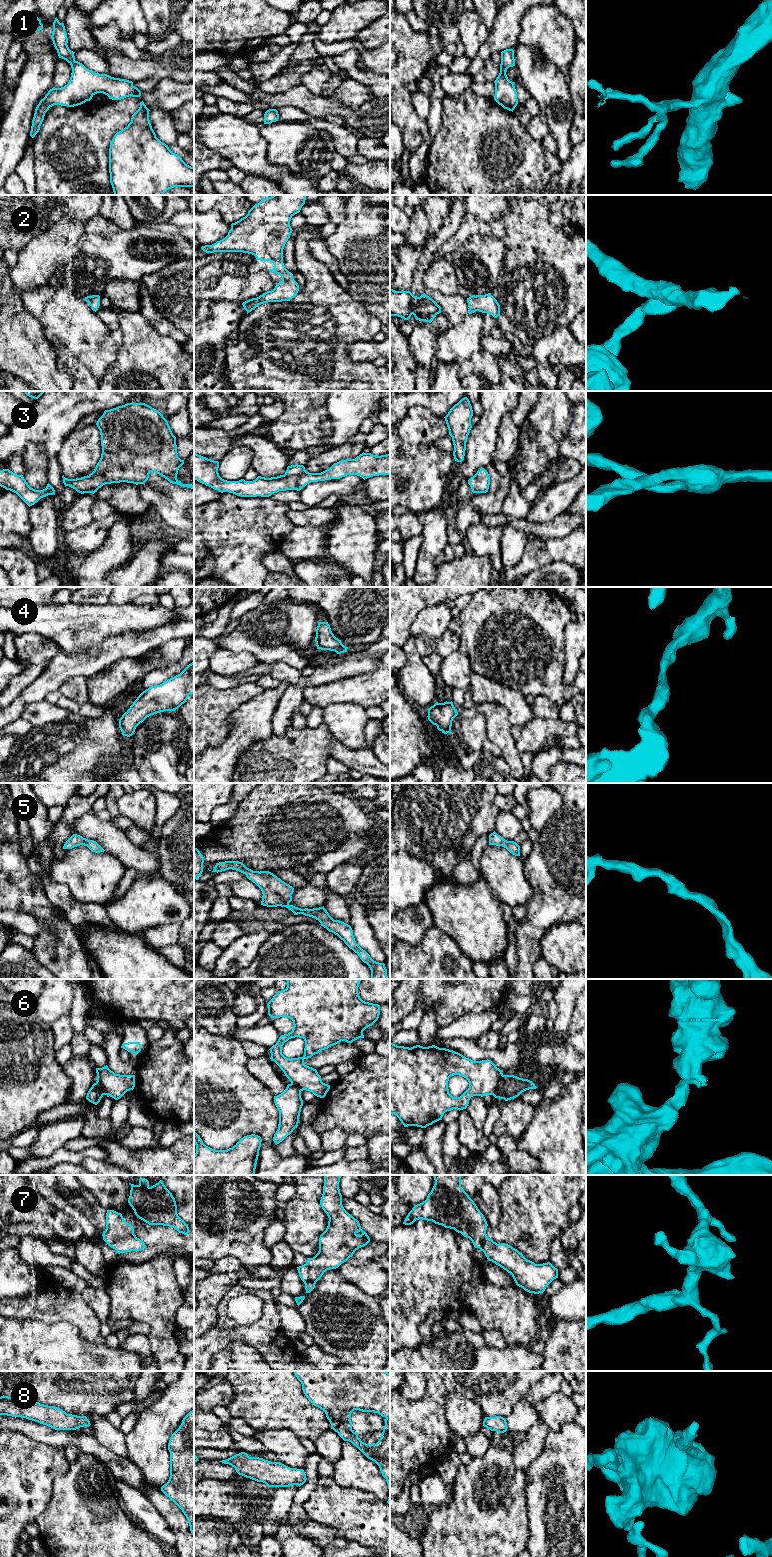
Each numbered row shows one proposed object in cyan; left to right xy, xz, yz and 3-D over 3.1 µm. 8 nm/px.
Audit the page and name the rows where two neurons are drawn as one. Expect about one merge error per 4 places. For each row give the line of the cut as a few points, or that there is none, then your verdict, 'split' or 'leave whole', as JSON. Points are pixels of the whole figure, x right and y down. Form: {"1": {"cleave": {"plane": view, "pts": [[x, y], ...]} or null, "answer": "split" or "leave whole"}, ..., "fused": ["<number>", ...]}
{"1": {"cleave": null, "answer": "leave whole"}, "2": {"cleave": null, "answer": "leave whole"}, "3": {"cleave": null, "answer": "leave whole"}, "4": {"cleave": null, "answer": "leave whole"}, "5": {"cleave": null, "answer": "leave whole"}, "6": {"cleave": {"plane": "yz", "pts": [[504, 1075], [494, 1096]]}, "answer": "split"}, "7": {"cleave": null, "answer": "leave whole"}, "8": {"cleave": null, "answer": "leave whole"}, "fused": ["6"]}

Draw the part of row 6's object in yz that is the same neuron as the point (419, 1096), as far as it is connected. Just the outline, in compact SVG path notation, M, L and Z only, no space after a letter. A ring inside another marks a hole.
M390 1042L390 1114L396 1115L404 1127L426 1128L442 1120L447 1111L466 1109L473 1096L495 1097L503 1076L502 1071L488 1059L473 1061L458 1052L435 1045L409 1048ZM454 1075L462 1076L469 1082L469 1088L460 1097L449 1093L448 1081Z

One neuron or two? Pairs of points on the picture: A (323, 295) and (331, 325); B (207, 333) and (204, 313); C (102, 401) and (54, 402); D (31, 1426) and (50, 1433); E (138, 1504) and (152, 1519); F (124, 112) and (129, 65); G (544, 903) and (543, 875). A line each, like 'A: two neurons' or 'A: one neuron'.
A: one neuron
B: two neurons
C: one neuron
D: one neuron
E: one neuron
F: two neurons
G: one neuron

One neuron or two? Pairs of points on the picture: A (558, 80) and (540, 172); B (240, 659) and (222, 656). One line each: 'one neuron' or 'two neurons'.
A: two neurons
B: one neuron

